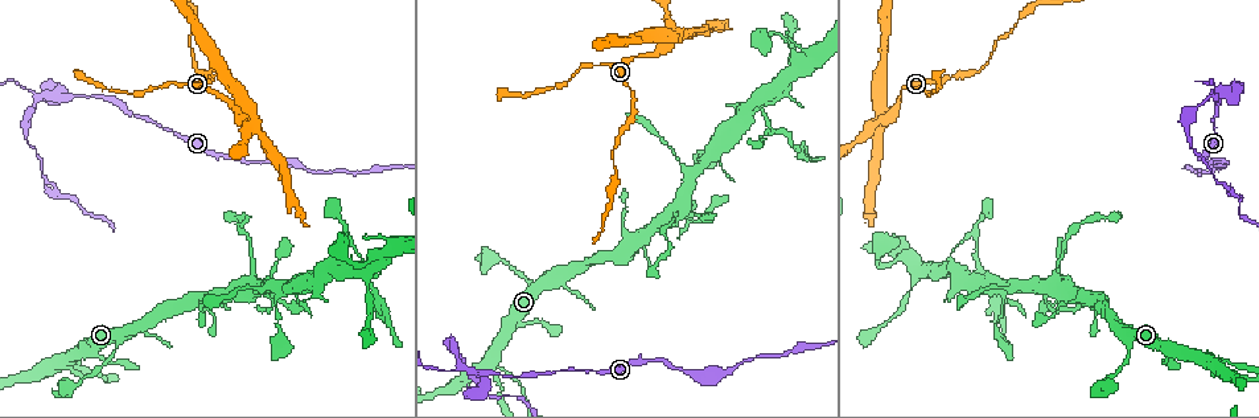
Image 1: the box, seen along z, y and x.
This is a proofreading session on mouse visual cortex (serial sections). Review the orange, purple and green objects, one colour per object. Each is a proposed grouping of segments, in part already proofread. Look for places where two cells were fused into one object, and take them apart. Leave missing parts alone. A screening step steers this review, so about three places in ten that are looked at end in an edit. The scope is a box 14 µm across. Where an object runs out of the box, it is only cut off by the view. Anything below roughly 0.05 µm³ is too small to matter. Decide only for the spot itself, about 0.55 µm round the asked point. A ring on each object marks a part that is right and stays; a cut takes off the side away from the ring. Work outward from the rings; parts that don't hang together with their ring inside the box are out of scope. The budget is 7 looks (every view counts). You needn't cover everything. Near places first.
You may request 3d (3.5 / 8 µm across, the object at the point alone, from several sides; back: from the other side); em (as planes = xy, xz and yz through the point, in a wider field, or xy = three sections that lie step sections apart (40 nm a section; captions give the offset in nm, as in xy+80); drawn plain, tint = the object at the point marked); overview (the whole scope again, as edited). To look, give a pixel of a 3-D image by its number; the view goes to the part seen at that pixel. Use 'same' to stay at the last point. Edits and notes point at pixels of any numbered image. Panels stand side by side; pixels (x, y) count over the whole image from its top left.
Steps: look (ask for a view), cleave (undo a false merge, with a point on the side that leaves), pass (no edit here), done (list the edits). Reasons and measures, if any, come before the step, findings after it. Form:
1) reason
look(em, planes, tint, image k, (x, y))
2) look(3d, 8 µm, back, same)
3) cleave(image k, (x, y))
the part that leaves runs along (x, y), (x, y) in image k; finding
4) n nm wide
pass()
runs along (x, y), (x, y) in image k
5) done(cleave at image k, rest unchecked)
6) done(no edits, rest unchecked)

calibre changes
look(3d, 3.5 µm, back, image 1, (257, 286))

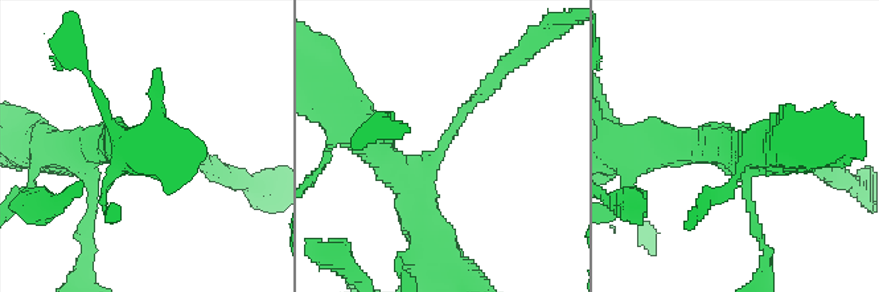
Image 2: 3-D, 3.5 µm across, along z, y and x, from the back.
arms of 150, 400 nm
look(em, xy, step 1, tint, image 2, (446, 139))

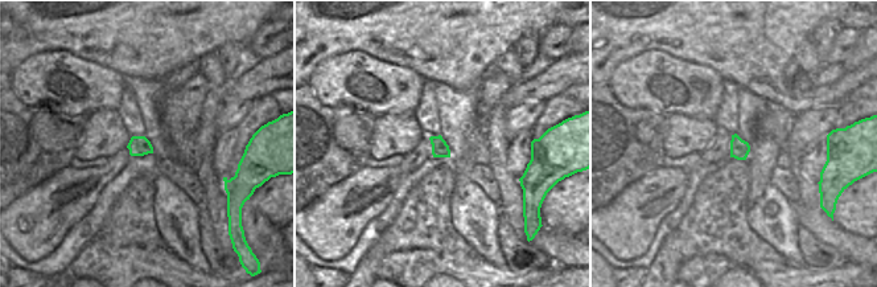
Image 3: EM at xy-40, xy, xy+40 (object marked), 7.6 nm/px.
pass()
runs along (415, 206), (407, 182), (501, 74) in image 2; continuous, no second cell

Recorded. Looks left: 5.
three-way junction
look(3d, 8 µm, image 1, (245, 114))

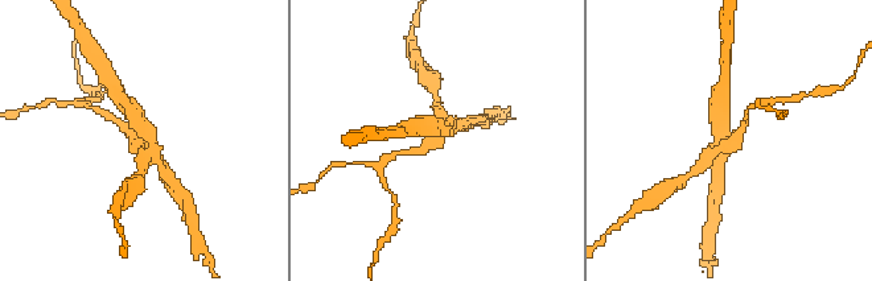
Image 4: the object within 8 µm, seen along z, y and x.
look(3d, 3.5 µm, image 4, (434, 141))

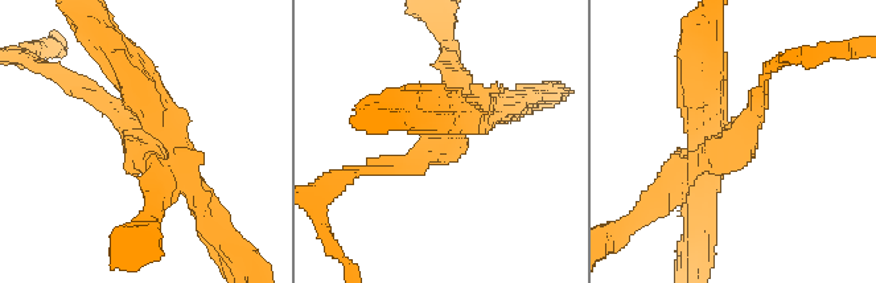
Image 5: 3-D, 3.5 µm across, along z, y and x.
3 arms; arms of 200, 250, 400 nm; shape alone is not enough
look(em, xy, step 2, tint, image 5, (734, 140))

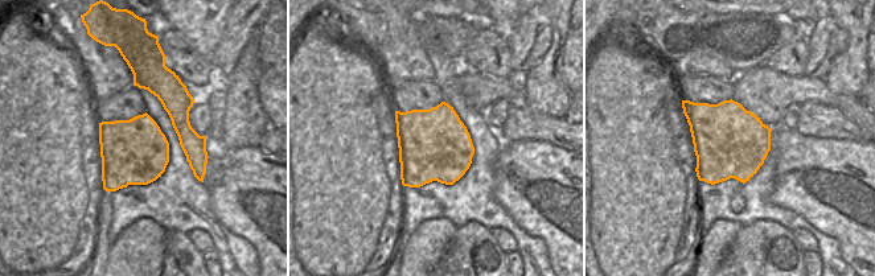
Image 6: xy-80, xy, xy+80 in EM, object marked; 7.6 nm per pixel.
cleave(image 5, (156, 105))
the part that leaves runs along (164, 139), (168, 119), (99, 33) in image 5; two cells meet here

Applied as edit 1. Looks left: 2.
branch point
look(3d, 3.5 µm, image 1, (751, 103))

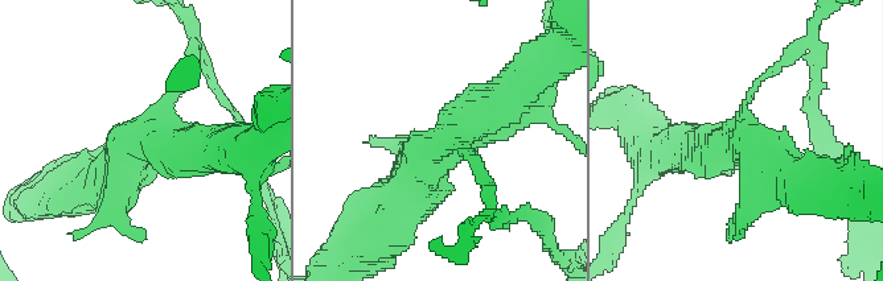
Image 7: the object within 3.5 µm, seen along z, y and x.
3 arms; arms of 100, 500, 600 nm
look(em, planes, tint, image 7, (739, 132))

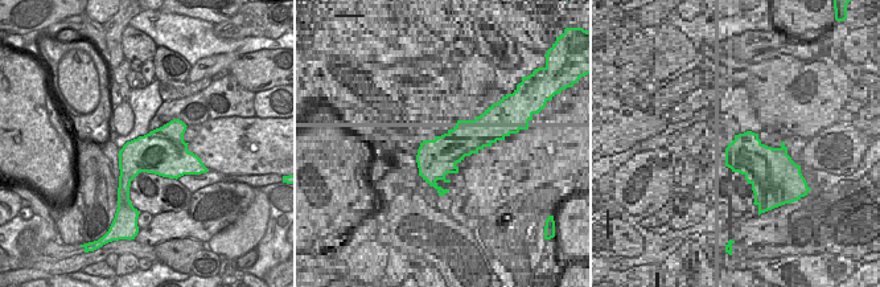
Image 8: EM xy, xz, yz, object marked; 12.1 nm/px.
pass()
runs along (405, 199), (426, 156), (514, 89) in image 7; continuous, no second cell

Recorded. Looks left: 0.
done(cleave at image 5, rest unchecked)

